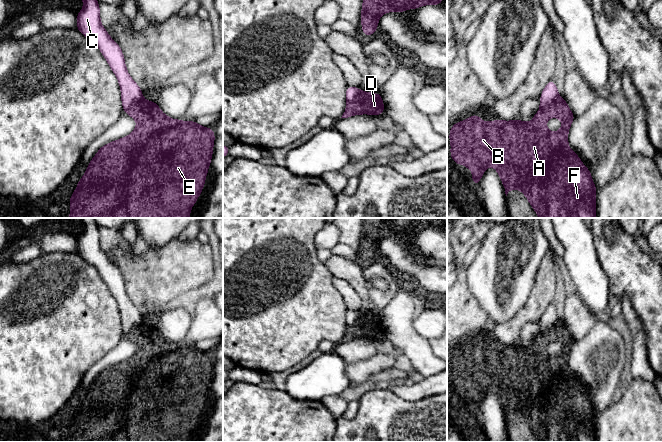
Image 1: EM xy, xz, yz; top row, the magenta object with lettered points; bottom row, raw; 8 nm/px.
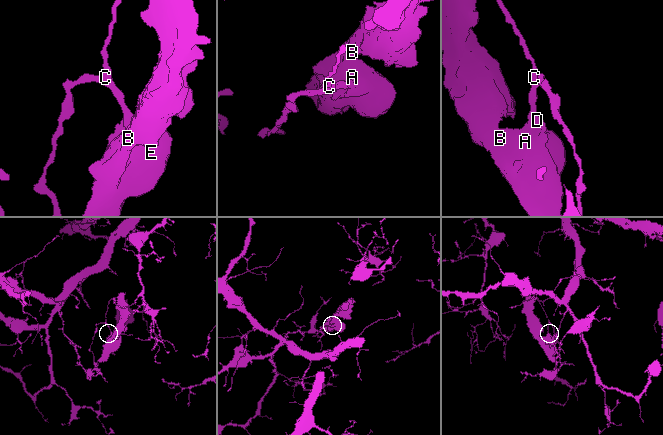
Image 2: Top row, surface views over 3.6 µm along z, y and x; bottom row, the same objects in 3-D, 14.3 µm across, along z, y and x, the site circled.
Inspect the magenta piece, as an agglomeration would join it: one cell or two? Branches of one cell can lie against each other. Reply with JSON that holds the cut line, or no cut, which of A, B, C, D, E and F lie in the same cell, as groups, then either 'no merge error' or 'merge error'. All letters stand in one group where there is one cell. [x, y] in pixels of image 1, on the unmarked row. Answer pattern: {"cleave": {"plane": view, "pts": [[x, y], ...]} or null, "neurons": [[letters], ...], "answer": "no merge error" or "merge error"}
{"cleave": {"plane": "yz", "pts": [[558, 320], [551, 329], [541, 333]]}, "neurons": [["A", "B", "D", "E", "F"], ["C"]], "answer": "merge error"}

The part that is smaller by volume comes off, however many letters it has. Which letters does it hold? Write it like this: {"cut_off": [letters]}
{"cut_off": ["A", "B", "D", "E", "F"]}

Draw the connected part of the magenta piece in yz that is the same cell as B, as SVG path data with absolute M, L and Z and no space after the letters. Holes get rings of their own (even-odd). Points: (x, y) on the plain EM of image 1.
M558 321L555 327L552 330L549 330L546 333L540 333L534 340L531 347L526 347L522 344L512 344L512 345L503 345L503 344L494 344L485 347L480 343L477 338L473 338L471 341L467 342L464 345L456 346L450 353L449 363L451 366L451 375L450 379L454 384L456 389L463 387L463 390L470 392L472 394L472 407L477 411L481 401L488 390L493 390L498 396L507 420L508 416L512 413L520 414L524 417L527 424L533 431L534 435L539 439L539 442L596 442L596 415L590 394L582 388L582 384L578 379L573 376L568 370L568 356L569 352L574 344L575 340L569 333L565 323L563 321ZM557 341L562 344L562 352L558 356L550 356L546 352L546 346L549 342Z

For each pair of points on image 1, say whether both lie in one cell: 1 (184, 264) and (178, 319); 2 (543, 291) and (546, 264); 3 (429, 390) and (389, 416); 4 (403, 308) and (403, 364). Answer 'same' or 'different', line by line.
1: different
2: same
3: different
4: different

